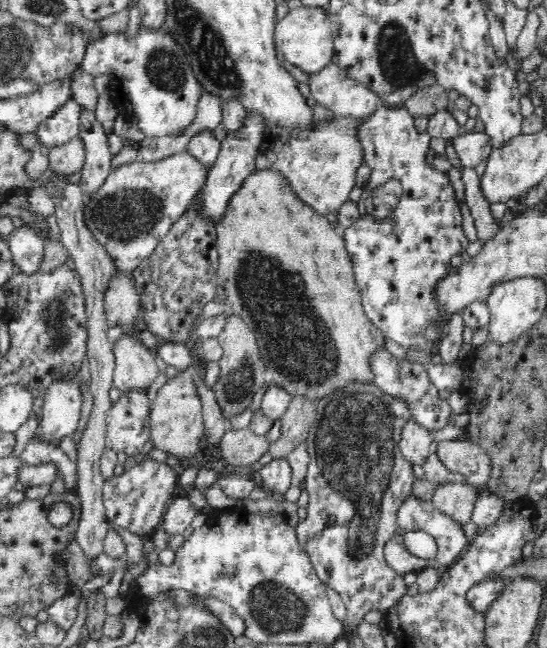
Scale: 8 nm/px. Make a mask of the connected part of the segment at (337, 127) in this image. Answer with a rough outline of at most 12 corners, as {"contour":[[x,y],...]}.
{"contour":[[358,121],[265,132],[254,170],[314,215],[339,211],[363,158]]}

